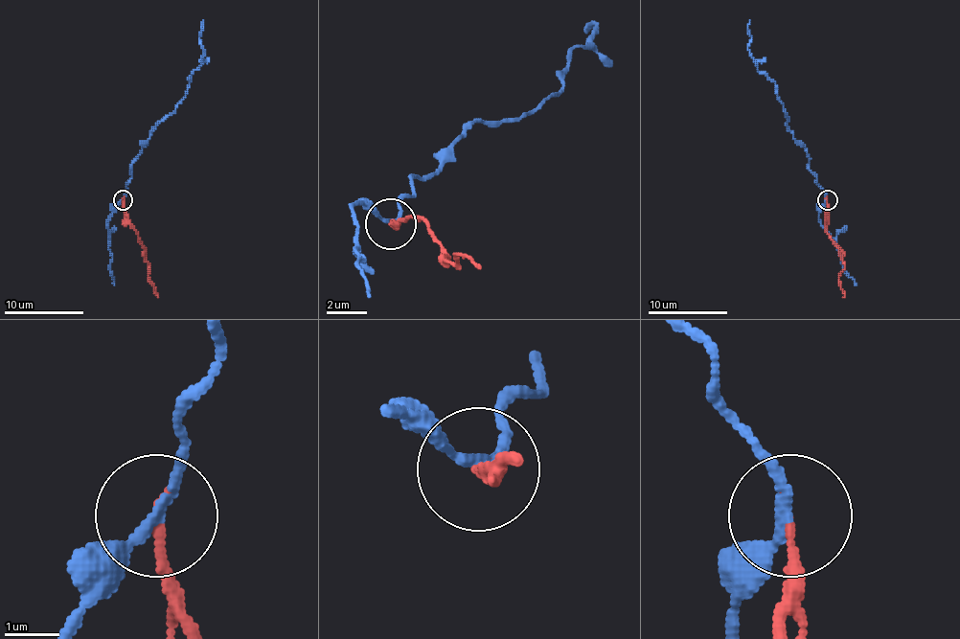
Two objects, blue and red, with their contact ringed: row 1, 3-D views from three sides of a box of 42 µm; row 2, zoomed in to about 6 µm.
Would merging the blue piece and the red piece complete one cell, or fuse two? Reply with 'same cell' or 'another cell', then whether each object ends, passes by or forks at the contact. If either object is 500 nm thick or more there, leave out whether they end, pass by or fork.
another cell; blue passes by; red ends

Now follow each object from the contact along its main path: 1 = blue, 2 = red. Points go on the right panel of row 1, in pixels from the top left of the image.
1: (827, 200), (807, 150), (788, 126), (788, 113), (775, 83), (760, 72), (747, 48), (751, 38), (749, 20)
2: (827, 200), (825, 230), (844, 263), (838, 284), (842, 297)

